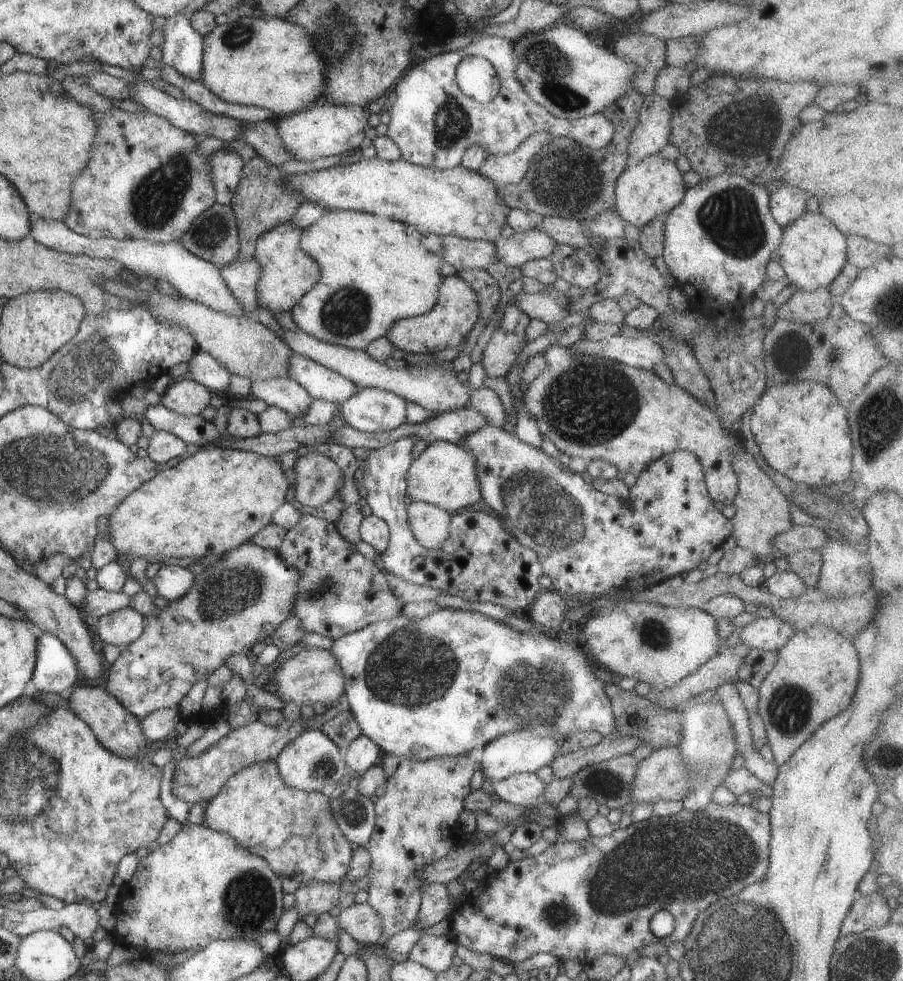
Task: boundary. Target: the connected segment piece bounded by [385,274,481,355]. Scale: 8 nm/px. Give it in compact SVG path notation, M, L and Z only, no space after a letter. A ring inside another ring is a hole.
M460 275L445 276L440 284L440 294L438 294L436 306L426 314L397 320L388 328L385 336L396 348L400 348L406 353L428 354L430 352L442 355L445 349L456 348L464 342L478 320L481 311L479 306L474 288Z

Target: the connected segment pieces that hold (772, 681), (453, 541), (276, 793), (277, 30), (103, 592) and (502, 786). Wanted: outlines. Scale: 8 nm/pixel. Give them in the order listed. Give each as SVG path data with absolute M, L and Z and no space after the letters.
M820 625L796 631L777 654L778 660L774 663L774 668L758 688L758 712L766 727L768 744L773 752L772 762L780 767L820 724L826 722L826 718L832 718L850 706L860 680L860 662L851 639Z
M405 436L392 444L386 444L380 448L370 451L366 459L366 470L364 470L364 488L366 488L366 502L372 510L372 515L378 516L386 521L389 526L390 540L388 548L381 553L382 566L385 572L394 574L406 582L422 585L440 590L450 596L458 596L468 602L492 602L498 606L504 606L514 612L528 612L530 605L543 591L538 579L543 575L542 565L538 560L536 552L522 546L512 534L500 522L499 518L492 514L467 507L451 515L450 533L446 542L438 550L428 550L418 544L414 536L407 515L407 505L410 503L406 494L406 475L413 461L412 448L416 442L414 436Z
M274 760L258 762L238 770L222 786L222 790L211 798L204 814L203 825L218 832L230 834L236 844L252 854L264 858L278 877L292 878L300 884L306 882L334 882L341 884L352 860L350 841L332 816L328 792L306 792L284 784Z
M244 16L234 22L227 22L221 25L216 25L216 28L204 35L204 62L202 62L202 82L203 85L216 94L220 100L230 102L232 104L240 104L242 106L257 106L263 109L268 109L279 117L287 117L291 114L296 114L301 110L306 110L313 104L319 103L324 94L324 64L318 56L318 52L312 48L312 38L306 34L306 30L298 24L288 22L285 17L264 16L264 18L252 18L252 16Z
M98 587L84 594L84 608L82 611L100 618L104 614L110 614L114 610L129 607L132 604L132 595L122 594Z
M518 773L504 778L494 785L494 792L499 800L530 808L544 794L546 784L536 773Z

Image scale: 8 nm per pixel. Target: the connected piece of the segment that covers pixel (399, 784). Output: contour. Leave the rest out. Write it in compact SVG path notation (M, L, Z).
M470 755L443 756L424 761L403 759L400 766L396 768L396 772L387 778L386 794L375 803L375 826L365 846L371 858L370 870L366 874L370 878L366 903L382 918L384 930L382 930L380 944L416 924L421 908L422 888L428 886L430 882L418 880L414 872L416 870L422 872L422 866L448 856L450 846L454 848L448 834L452 836L450 828L458 826L459 815L464 811L464 798L473 791L470 788L470 778L474 776L476 770L480 769L482 769L481 763L476 762Z

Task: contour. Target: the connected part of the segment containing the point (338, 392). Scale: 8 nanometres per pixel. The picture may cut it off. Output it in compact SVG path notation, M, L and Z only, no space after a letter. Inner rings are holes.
M294 351L288 358L288 376L303 386L313 399L323 398L335 403L346 402L363 389L338 372L324 368Z

